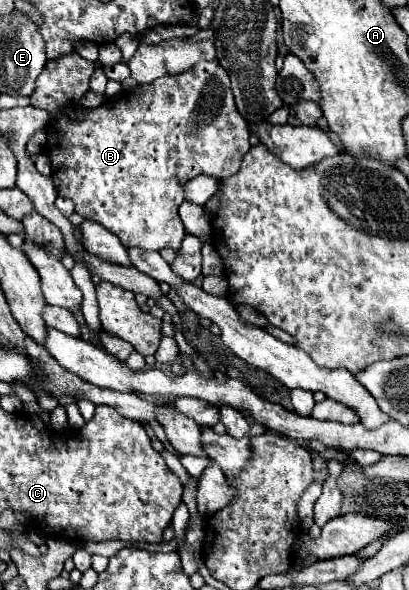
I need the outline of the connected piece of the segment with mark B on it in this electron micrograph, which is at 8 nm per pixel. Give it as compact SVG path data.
M67 55L63 61L47 61L43 75L39 75L37 89L31 95L33 107L55 111L55 119L45 127L49 135L45 151L51 159L55 187L61 197L75 203L79 215L101 223L115 233L125 247L153 251L163 247L179 249L187 235L177 215L177 209L183 203L183 185L197 175L211 175L215 179L235 175L243 155L251 149L249 123L235 107L229 75L217 61L201 61L179 75L139 85L127 93L127 101L111 101L89 111L81 109L77 101L89 91L93 71L95 65L81 55Z

